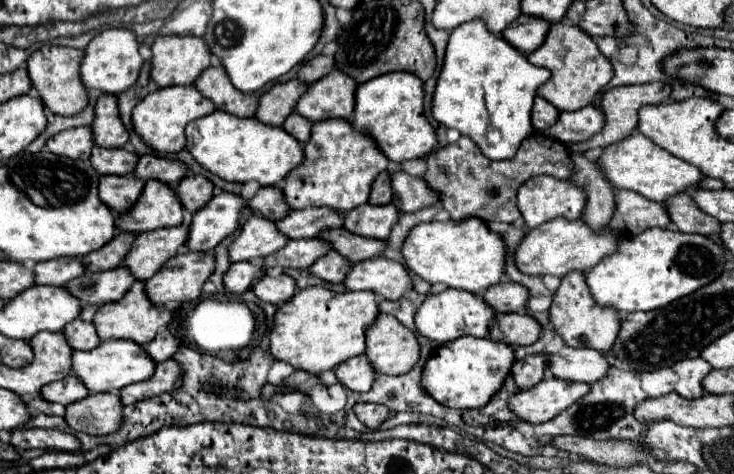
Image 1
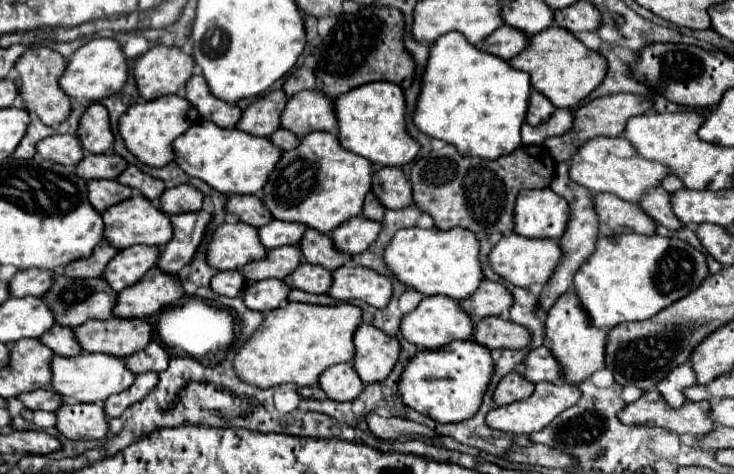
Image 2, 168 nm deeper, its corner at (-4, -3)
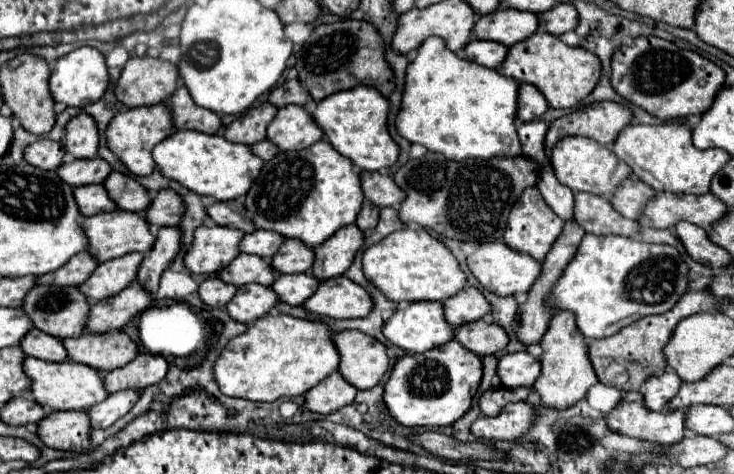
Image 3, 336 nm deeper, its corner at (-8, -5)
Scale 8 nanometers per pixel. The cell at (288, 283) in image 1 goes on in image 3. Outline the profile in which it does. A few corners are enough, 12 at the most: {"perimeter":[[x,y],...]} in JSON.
{"perimeter":[[264,285],[238,287],[226,305],[230,317],[254,323],[278,295]]}

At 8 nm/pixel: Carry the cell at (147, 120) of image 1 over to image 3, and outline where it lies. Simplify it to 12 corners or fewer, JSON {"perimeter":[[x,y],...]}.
{"perimeter":[[166,103],[120,111],[110,151],[134,175],[156,169],[154,145],[174,133]]}

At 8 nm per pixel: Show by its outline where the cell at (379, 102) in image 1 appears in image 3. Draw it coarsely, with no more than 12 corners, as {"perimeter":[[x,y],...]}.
{"perimeter":[[358,87],[322,99],[312,117],[360,171],[400,155],[388,97]]}

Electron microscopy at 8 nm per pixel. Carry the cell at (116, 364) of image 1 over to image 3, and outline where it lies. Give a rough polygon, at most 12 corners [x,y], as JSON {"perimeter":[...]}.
{"perimeter":[[26,357],[30,393],[54,411],[86,409],[110,395],[102,371]]}

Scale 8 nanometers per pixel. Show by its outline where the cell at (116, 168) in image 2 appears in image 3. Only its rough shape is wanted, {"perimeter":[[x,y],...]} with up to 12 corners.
{"perimeter":[[72,159],[58,175],[72,187],[102,183],[112,173],[108,161]]}

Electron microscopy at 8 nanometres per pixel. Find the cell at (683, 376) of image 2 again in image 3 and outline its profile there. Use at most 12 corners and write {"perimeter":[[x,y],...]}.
{"perimeter":[[674,371],[644,383],[644,405],[666,411],[682,381]]}

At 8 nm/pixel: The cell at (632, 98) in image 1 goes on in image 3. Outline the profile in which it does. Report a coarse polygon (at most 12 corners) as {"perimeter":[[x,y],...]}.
{"perimeter":[[614,101],[582,105],[546,133],[546,157],[566,135],[616,141],[632,111]]}

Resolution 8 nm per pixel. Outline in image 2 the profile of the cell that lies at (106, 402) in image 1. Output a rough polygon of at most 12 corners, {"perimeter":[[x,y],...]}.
{"perimeter":[[62,403],[54,427],[72,441],[108,431],[102,407]]}

